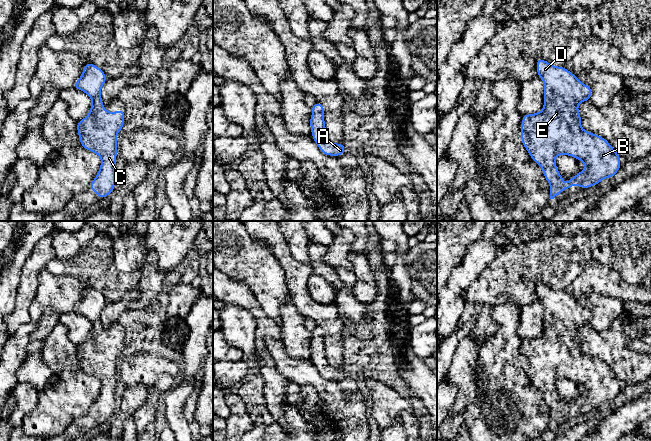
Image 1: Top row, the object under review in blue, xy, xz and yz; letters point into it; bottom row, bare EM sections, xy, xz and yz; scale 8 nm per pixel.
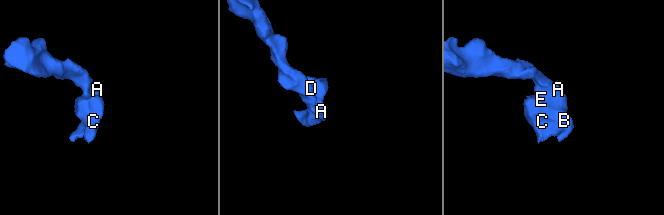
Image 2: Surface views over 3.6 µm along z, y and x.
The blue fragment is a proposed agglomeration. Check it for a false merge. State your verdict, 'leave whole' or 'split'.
leave whole

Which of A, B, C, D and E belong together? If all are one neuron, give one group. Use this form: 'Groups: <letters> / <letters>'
Groups: A B C D E

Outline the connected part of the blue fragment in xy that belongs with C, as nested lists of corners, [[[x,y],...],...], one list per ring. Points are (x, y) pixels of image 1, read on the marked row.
[[[86,62],[81,77],[74,87],[91,97],[88,115],[77,122],[81,147],[101,158],[100,169],[88,189],[95,191],[99,199],[111,194],[115,185],[114,174],[117,157],[117,135],[125,122],[125,111],[110,113],[103,107],[100,90],[106,82],[106,74],[92,63]]]

